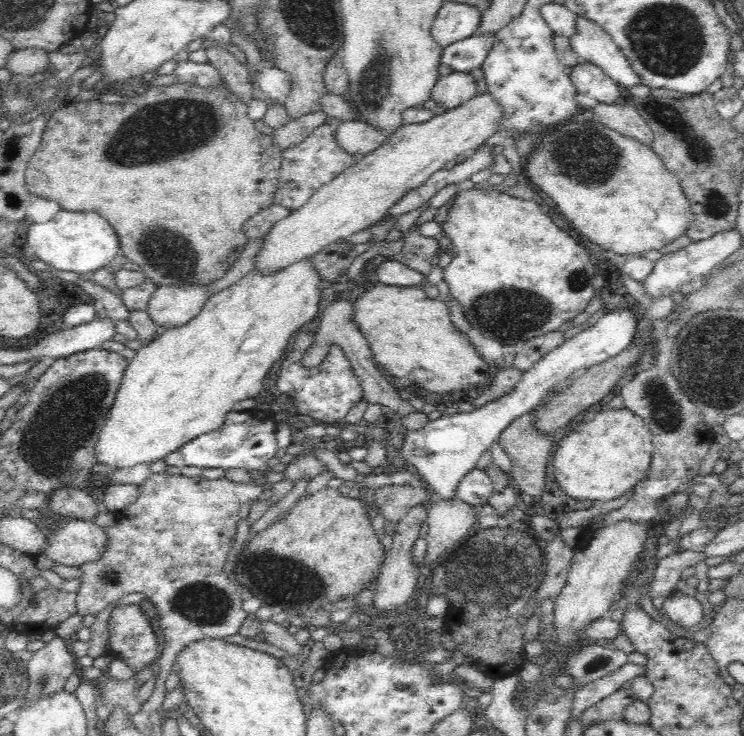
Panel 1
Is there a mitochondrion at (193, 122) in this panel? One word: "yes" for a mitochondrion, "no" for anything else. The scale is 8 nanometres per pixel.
yes

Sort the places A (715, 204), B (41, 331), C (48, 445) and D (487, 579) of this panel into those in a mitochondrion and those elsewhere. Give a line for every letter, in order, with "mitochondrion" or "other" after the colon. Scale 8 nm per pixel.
A: mitochondrion
B: other
C: mitochondrion
D: mitochondrion

